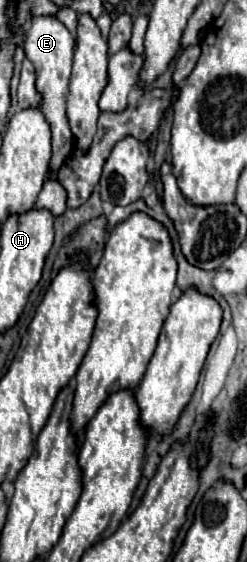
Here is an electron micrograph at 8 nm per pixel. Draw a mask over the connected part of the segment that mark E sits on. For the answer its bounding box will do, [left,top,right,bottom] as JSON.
[24,16,74,176]

